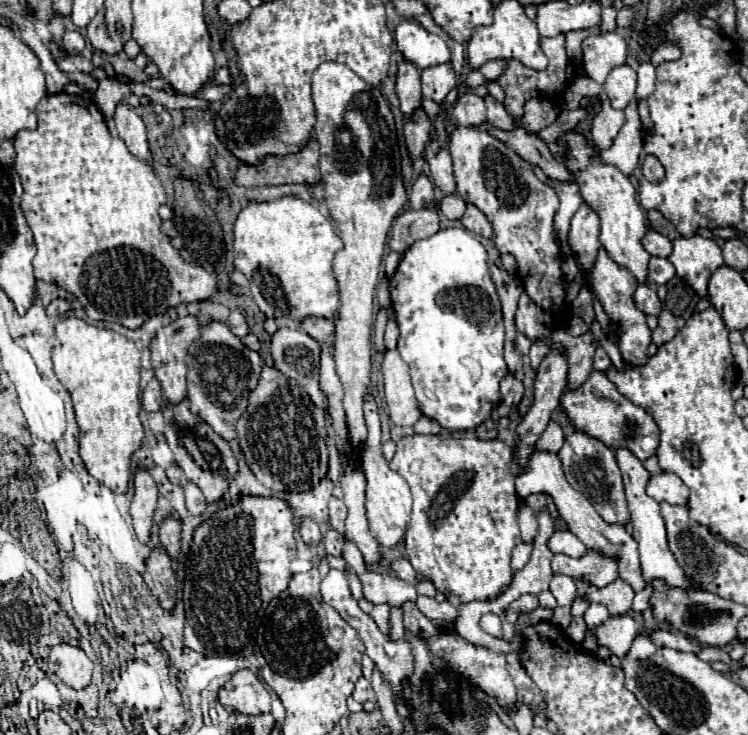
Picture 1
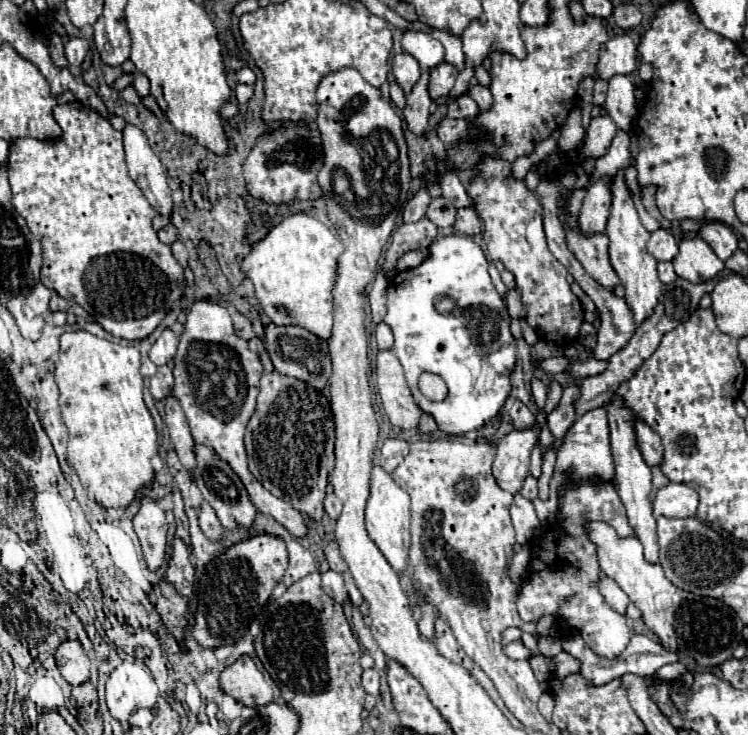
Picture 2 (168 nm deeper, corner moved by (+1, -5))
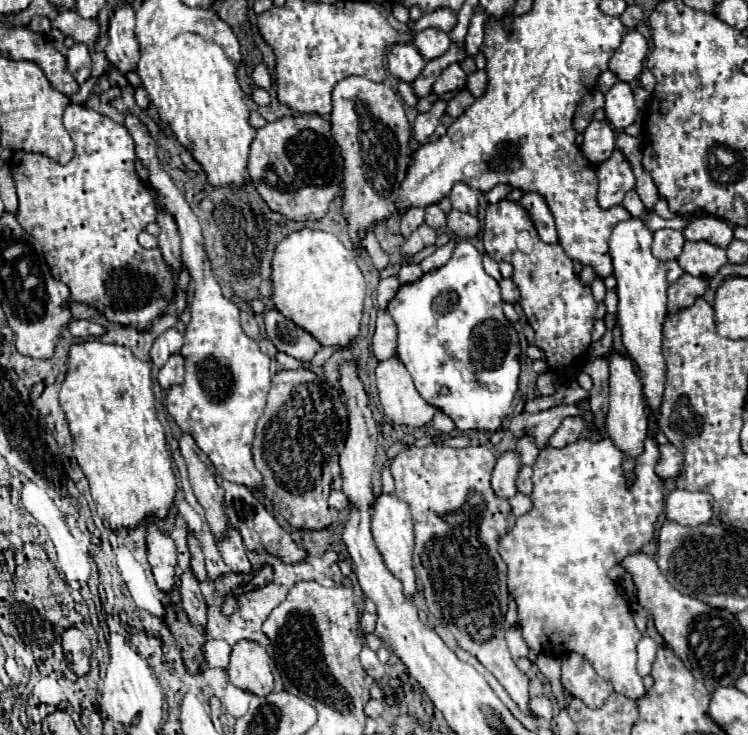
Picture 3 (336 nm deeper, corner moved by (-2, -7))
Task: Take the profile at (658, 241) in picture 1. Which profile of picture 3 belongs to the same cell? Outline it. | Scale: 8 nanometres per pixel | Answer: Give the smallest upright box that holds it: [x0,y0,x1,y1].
[652,229,684,261]

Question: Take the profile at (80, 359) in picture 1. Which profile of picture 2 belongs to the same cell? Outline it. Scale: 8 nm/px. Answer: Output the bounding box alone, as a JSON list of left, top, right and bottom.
[54,331,157,507]

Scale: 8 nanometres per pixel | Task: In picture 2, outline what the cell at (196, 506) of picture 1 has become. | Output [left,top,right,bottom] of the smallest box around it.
[199,501,225,541]

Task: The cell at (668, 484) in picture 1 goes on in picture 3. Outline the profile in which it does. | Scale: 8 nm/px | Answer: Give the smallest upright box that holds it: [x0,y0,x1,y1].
[666,489,712,525]

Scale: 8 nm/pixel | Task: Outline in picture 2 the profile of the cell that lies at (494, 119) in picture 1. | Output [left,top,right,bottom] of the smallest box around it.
[467,85,493,111]

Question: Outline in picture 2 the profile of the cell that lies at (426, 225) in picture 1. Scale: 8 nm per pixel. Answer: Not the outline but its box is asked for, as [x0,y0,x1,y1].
[383,217,437,271]

